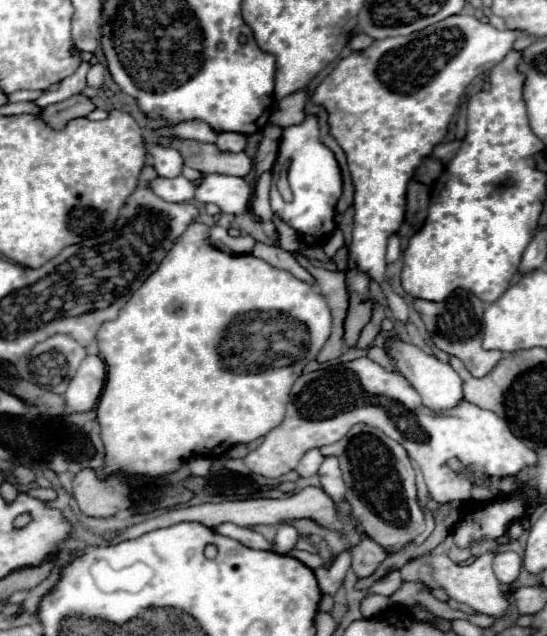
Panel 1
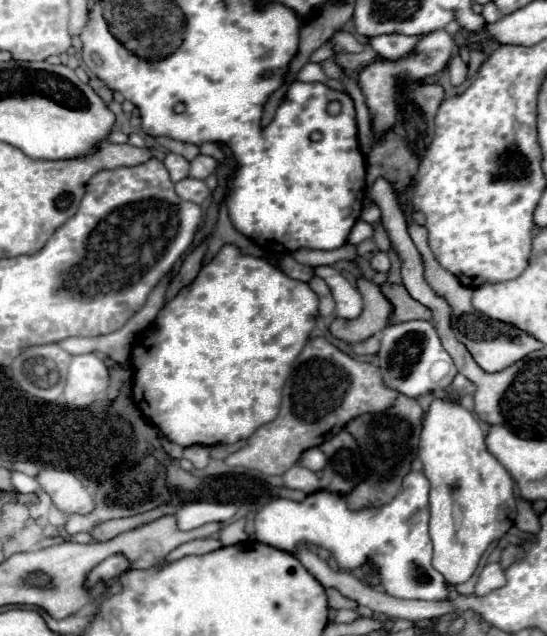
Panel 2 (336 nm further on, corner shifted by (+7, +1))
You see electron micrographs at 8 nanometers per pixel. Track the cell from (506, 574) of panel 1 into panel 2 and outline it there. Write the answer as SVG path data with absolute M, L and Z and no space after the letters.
M492 562L492 564L486 564L486 568L480 572L474 594L484 596L484 594L488 594L488 592L492 592L496 588L502 588L504 584L506 584L504 568L498 562Z

